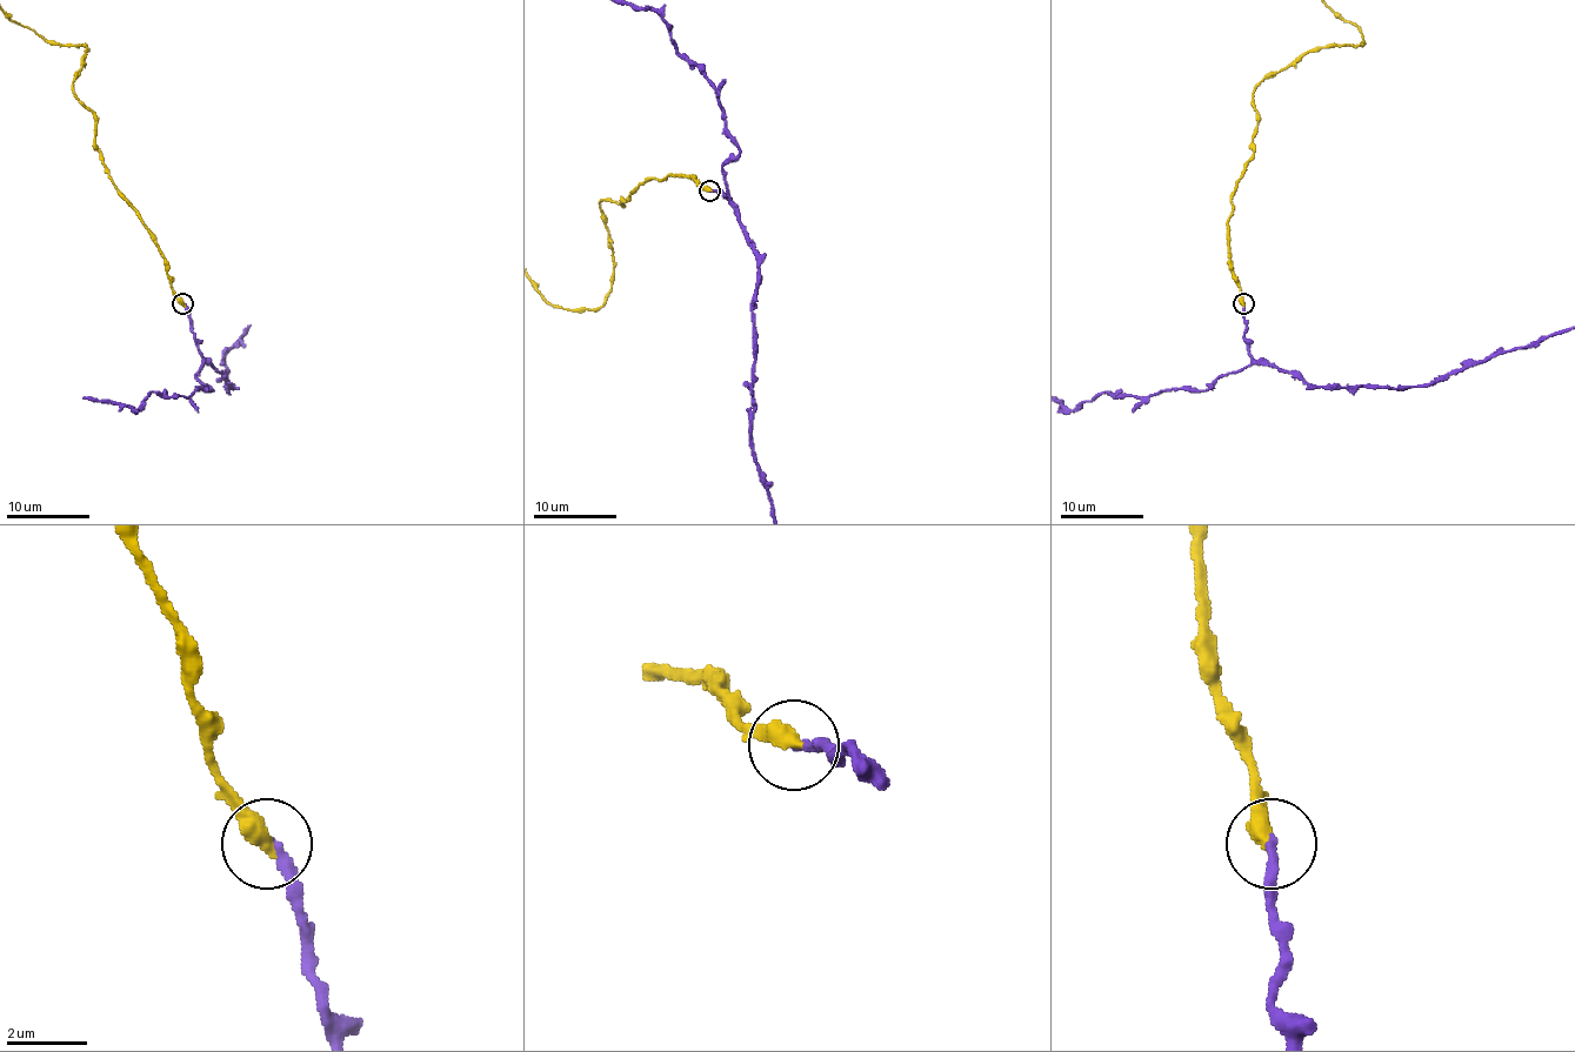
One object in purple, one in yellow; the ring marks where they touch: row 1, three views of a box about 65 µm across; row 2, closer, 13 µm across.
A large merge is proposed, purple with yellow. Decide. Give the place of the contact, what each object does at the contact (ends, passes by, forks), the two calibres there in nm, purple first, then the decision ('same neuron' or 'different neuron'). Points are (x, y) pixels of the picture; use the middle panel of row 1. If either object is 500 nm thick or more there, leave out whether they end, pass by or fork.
at (709, 191); purple ends there; yellow ends there; 260 nm thick on the purple side, 480 nm on the other; different neuron

